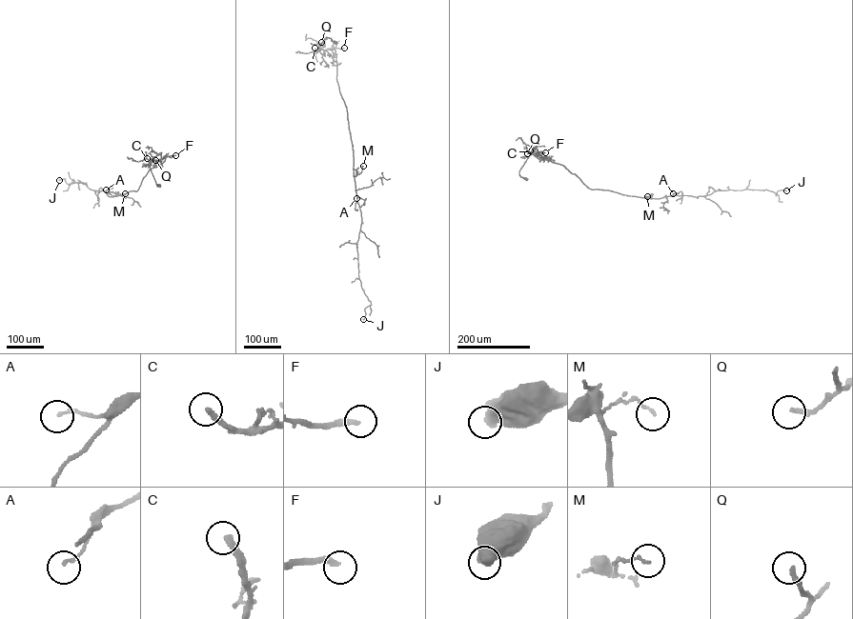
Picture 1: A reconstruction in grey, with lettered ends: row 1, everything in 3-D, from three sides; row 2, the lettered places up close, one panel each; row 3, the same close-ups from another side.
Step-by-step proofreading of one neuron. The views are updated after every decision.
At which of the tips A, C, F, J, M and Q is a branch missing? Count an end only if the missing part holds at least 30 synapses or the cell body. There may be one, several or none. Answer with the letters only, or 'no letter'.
C, F, Q

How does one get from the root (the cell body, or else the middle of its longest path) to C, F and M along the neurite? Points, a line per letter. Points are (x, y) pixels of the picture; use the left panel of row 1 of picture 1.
C: (158, 186), (147, 158)
F: (158, 186), (151, 169), (150, 161), (175, 155)
M: (158, 186), (149, 162), (165, 158), (162, 163), (150, 169), (136, 190), (113, 196), (114, 192), (125, 193)

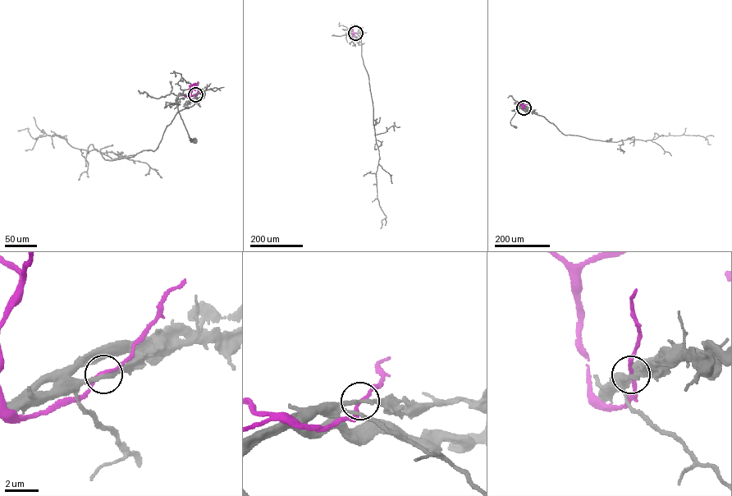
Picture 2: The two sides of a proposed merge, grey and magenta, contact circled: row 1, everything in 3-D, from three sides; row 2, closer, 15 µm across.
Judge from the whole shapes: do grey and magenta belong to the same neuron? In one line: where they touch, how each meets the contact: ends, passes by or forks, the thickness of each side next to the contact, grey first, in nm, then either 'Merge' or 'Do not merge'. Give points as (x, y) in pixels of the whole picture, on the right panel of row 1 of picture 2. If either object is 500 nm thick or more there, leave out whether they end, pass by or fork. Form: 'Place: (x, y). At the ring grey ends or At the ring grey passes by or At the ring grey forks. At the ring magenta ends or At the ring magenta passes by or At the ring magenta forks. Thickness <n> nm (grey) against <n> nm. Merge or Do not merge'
Place: (523, 107). At the ring grey passes by. At the ring magenta passes by. Thickness 240 nm (grey) against 180 nm. Do not merge

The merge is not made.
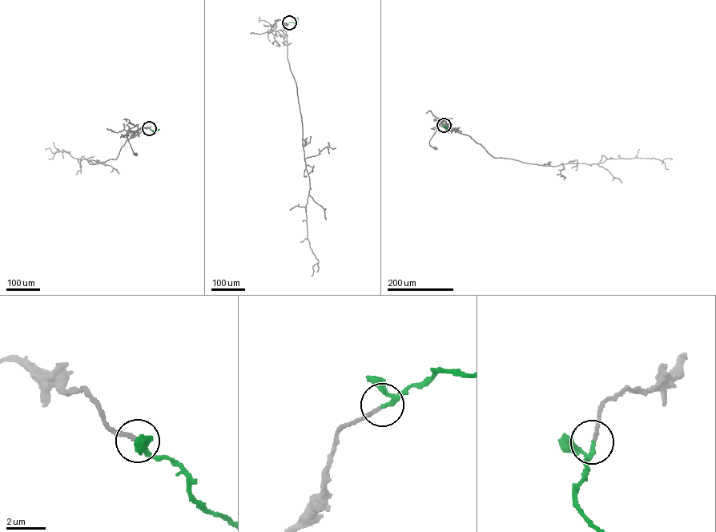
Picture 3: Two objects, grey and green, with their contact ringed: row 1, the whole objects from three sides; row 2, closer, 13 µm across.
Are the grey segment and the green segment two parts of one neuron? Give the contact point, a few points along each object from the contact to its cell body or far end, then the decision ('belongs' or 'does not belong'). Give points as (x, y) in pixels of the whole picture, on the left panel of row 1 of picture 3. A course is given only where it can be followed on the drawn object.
(149, 128) | grey via (149, 128), (146, 126), (127, 131), (127, 139), (135, 154) | green via (149, 128), (153, 132), (158, 129) | belongs

